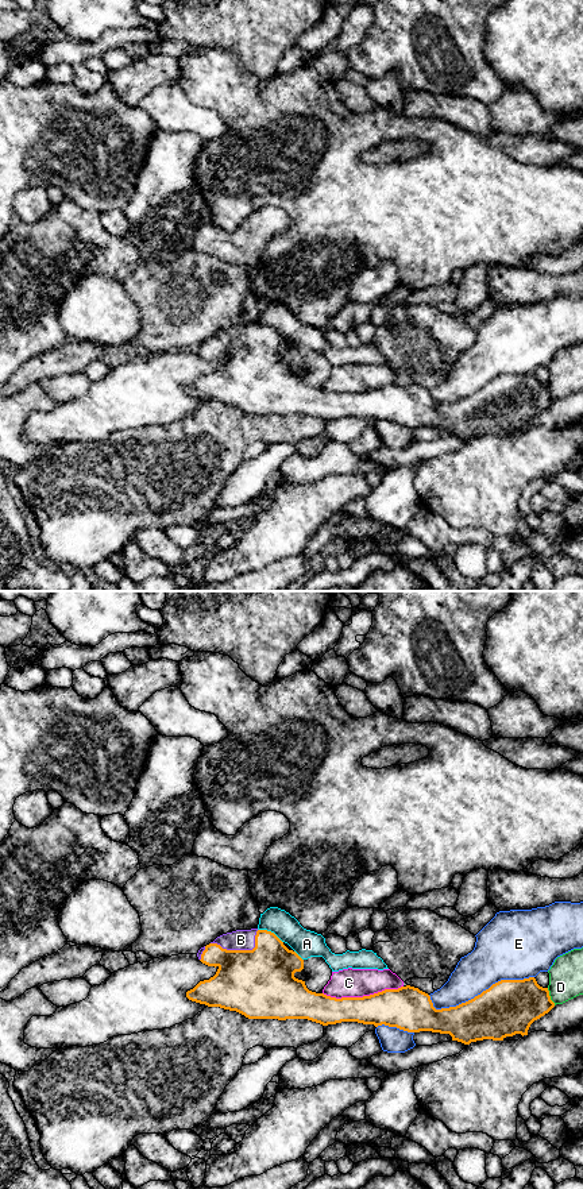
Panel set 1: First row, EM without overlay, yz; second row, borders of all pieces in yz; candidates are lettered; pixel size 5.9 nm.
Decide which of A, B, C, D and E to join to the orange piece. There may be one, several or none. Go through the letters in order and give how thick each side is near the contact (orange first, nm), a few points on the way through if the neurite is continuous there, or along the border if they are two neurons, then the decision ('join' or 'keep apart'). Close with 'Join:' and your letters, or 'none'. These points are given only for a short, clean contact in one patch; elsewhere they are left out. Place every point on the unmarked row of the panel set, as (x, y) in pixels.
A: calibres 340 and 170 nm; border yz (258, 324), (271, 327), (282, 338); keep apart
B: calibres 420 and 130 nm; way yz (259, 379), (240, 346), (240, 335); join
C: calibres 240 and 180 nm; keep apart
D: calibres 320 and 200 nm; keep apart
E: calibres 320 and 280 nm; keep apart
Join: B

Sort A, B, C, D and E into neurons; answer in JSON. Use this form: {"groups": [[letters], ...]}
{"groups": [["A"], ["B"], ["C"], ["D"], ["E"]]}

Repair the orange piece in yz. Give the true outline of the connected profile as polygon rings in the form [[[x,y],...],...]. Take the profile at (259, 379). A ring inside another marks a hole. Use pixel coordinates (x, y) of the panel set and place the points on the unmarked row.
[[[236,325],[217,332],[209,340],[201,343],[197,348],[198,355],[208,362],[217,362],[217,367],[209,375],[200,377],[193,385],[186,387],[192,397],[208,402],[220,402],[236,406],[248,414],[308,414],[323,421],[341,417],[358,417],[363,420],[397,422],[408,428],[432,426],[449,429],[452,436],[470,440],[471,437],[493,435],[503,436],[516,429],[528,431],[530,420],[548,409],[555,398],[551,395],[548,383],[537,379],[534,372],[524,375],[501,375],[493,379],[474,394],[456,402],[436,405],[431,391],[418,383],[406,381],[398,385],[385,385],[382,387],[363,393],[331,393],[324,389],[316,389],[306,383],[305,377],[294,372],[296,367],[304,364],[304,355],[293,345],[289,345],[283,337],[267,325]]]

